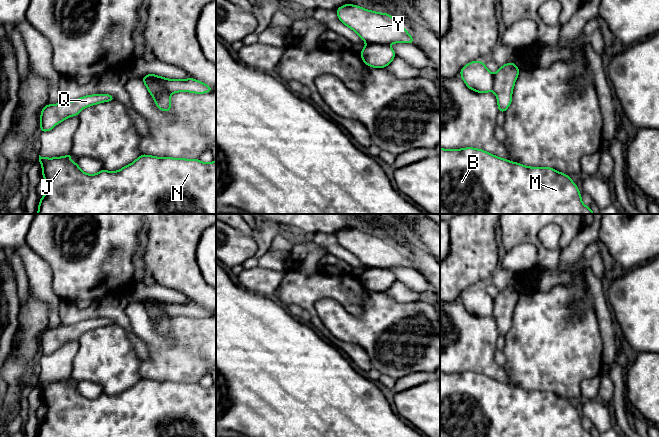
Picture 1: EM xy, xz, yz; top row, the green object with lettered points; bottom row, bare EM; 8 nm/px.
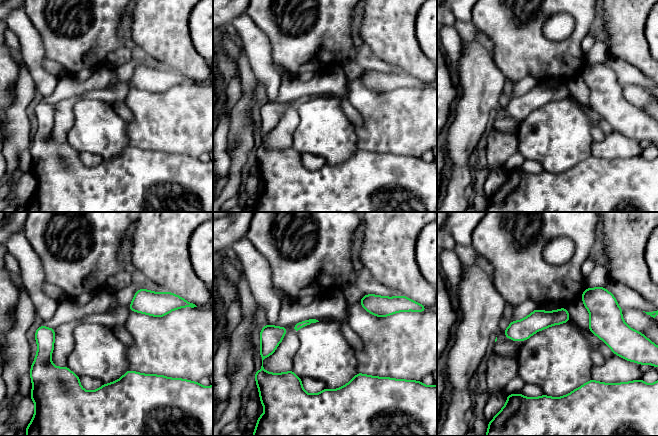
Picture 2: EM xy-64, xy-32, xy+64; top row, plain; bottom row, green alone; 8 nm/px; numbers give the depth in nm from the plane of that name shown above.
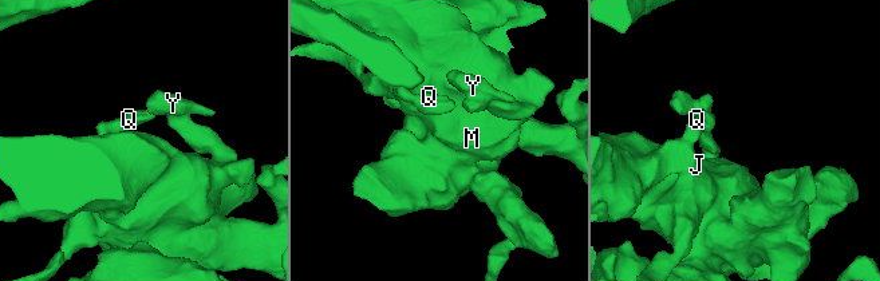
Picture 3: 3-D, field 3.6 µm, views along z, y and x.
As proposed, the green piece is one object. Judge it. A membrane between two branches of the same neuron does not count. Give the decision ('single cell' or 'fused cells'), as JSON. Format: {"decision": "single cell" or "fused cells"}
{"decision": "fused cells"}

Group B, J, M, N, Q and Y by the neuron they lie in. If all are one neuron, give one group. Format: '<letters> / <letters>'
B J M N Q / Y

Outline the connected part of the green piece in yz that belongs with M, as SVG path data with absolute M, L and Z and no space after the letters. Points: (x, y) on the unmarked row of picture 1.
M467 371L463 373L440 372L440 437L593 437L590 431L583 428L581 417L569 399L550 391L527 391L520 387L494 380L484 374Z

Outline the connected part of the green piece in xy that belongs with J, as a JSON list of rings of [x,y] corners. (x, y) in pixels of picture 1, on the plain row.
[[[70,376],[63,381],[47,382],[39,379],[39,386],[42,389],[43,404],[48,408],[46,416],[38,430],[38,437],[216,437],[216,385],[203,387],[199,383],[183,383],[170,381],[156,381],[142,378],[133,387],[115,396],[102,393],[100,396],[90,399],[83,396],[78,386],[70,385],[73,378]]]

